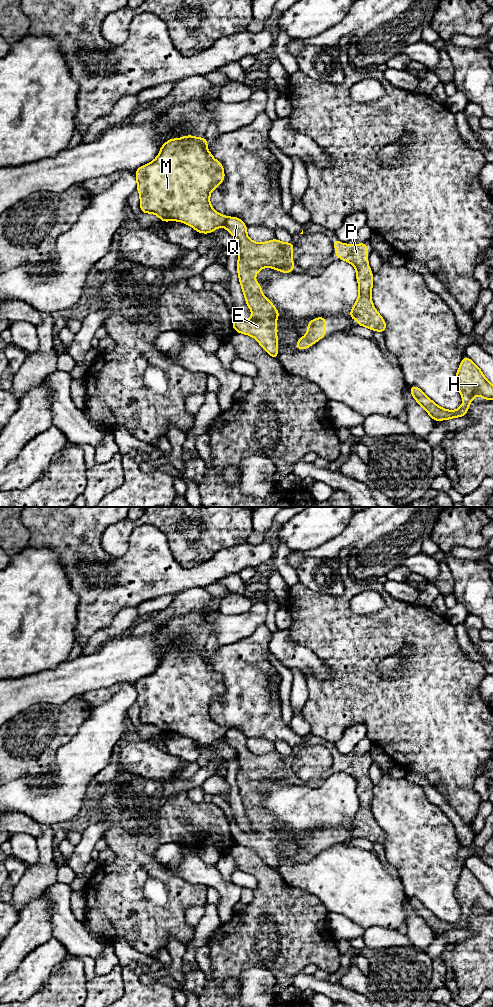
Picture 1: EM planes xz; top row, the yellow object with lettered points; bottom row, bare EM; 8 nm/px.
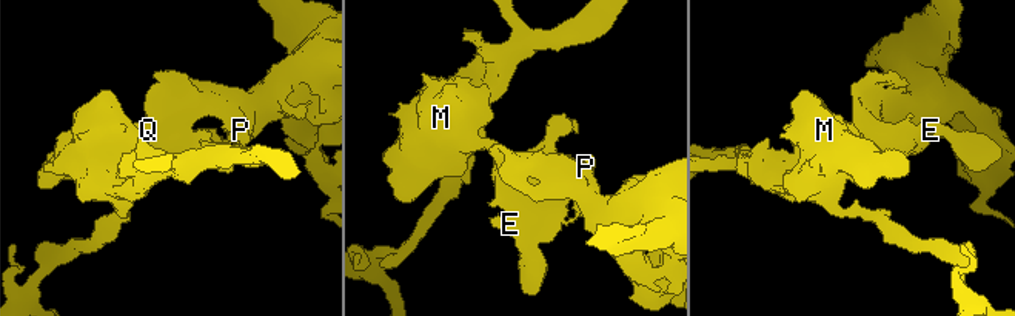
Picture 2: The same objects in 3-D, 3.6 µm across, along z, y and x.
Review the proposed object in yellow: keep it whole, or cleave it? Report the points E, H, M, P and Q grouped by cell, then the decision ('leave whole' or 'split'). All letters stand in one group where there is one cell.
groups E H P Q / M; split

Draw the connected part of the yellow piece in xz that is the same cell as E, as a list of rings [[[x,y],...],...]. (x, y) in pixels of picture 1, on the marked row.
[[[228,217],[225,222],[225,229],[237,240],[237,272],[246,304],[253,317],[251,320],[233,319],[231,324],[236,332],[253,336],[271,357],[278,360],[276,319],[280,313],[273,303],[264,297],[261,284],[253,278],[264,267],[277,269],[282,273],[292,273],[294,243],[283,243],[276,238],[257,243],[248,238],[247,228],[238,217]]]

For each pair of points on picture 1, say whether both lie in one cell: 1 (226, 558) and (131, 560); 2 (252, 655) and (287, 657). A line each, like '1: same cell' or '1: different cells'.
1: same cell
2: different cells

